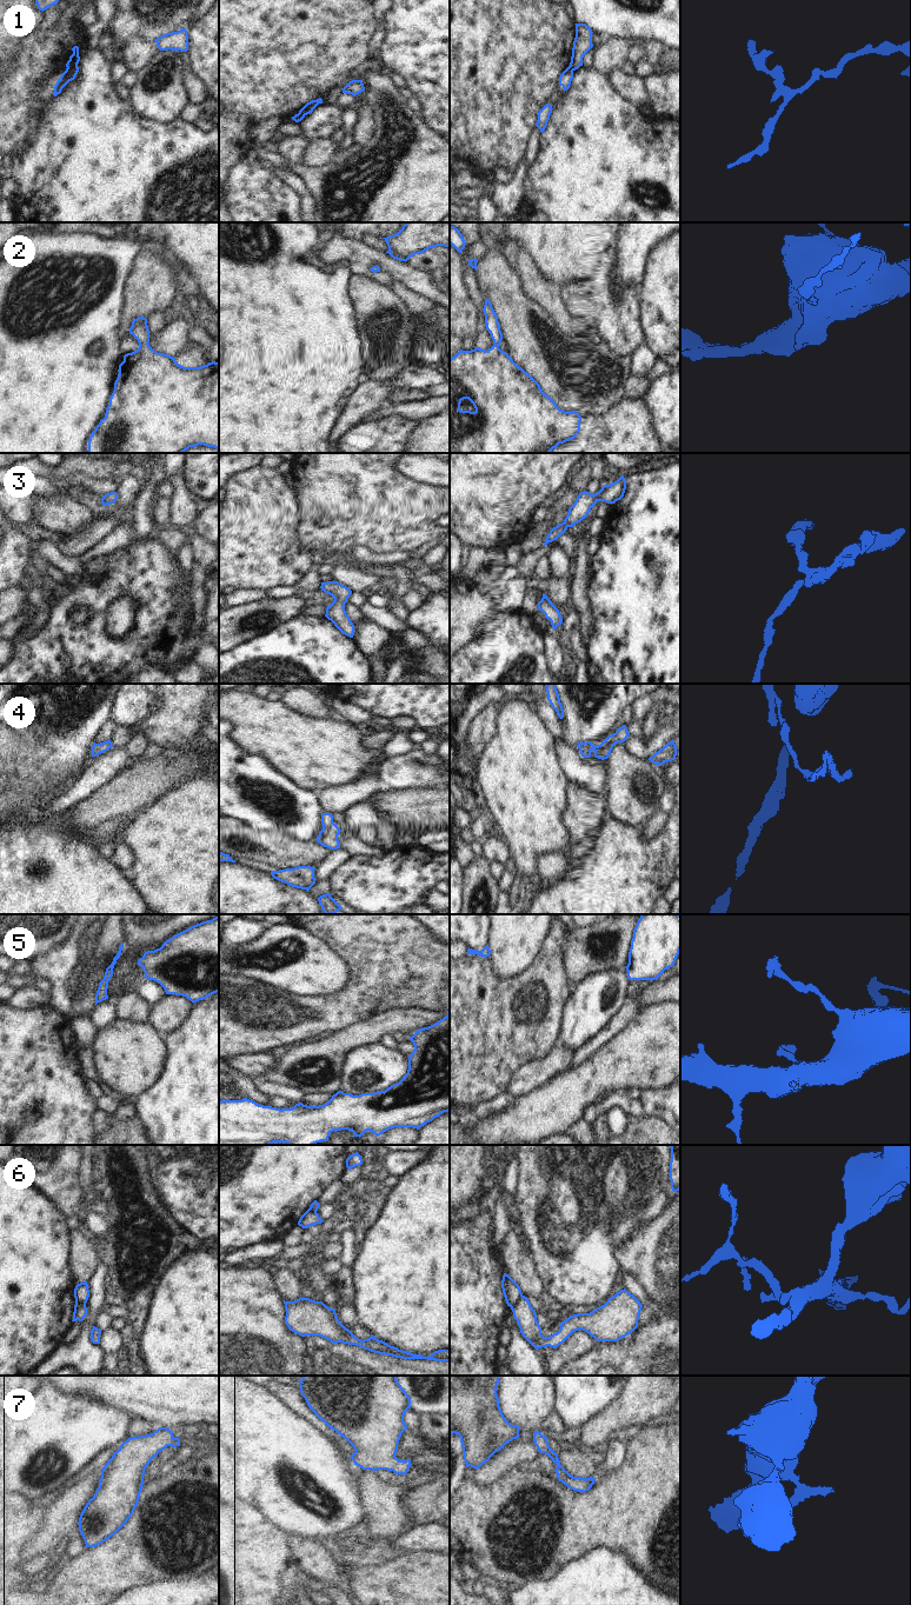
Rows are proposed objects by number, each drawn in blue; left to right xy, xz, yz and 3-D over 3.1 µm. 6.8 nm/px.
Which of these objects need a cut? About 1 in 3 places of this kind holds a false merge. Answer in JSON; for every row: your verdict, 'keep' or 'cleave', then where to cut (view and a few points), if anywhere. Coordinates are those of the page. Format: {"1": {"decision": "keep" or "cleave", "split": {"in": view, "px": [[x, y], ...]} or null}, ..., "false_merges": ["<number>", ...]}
{"1": {"decision": "cleave", "split": {"in": "xy", "px": [[77, 64], [67, 68]]}}, "2": {"decision": "keep", "split": null}, "3": {"decision": "keep", "split": null}, "4": {"decision": "keep", "split": null}, "5": {"decision": "keep", "split": null}, "6": {"decision": "cleave", "split": {"in": "yz", "px": [[522, 1294], [511, 1309]]}}, "7": {"decision": "keep", "split": null}, "false_merges": ["1", "6"]}

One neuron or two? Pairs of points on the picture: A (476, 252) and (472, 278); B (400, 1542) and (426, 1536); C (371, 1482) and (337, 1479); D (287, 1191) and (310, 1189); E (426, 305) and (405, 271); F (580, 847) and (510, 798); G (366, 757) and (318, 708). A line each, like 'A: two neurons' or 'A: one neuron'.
A: one neuron
B: one neuron
C: two neurons
D: one neuron
E: two neurons
F: two neurons
G: two neurons

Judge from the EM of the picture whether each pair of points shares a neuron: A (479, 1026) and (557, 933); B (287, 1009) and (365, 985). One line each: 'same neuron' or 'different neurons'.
A: same neuron
B: same neuron

